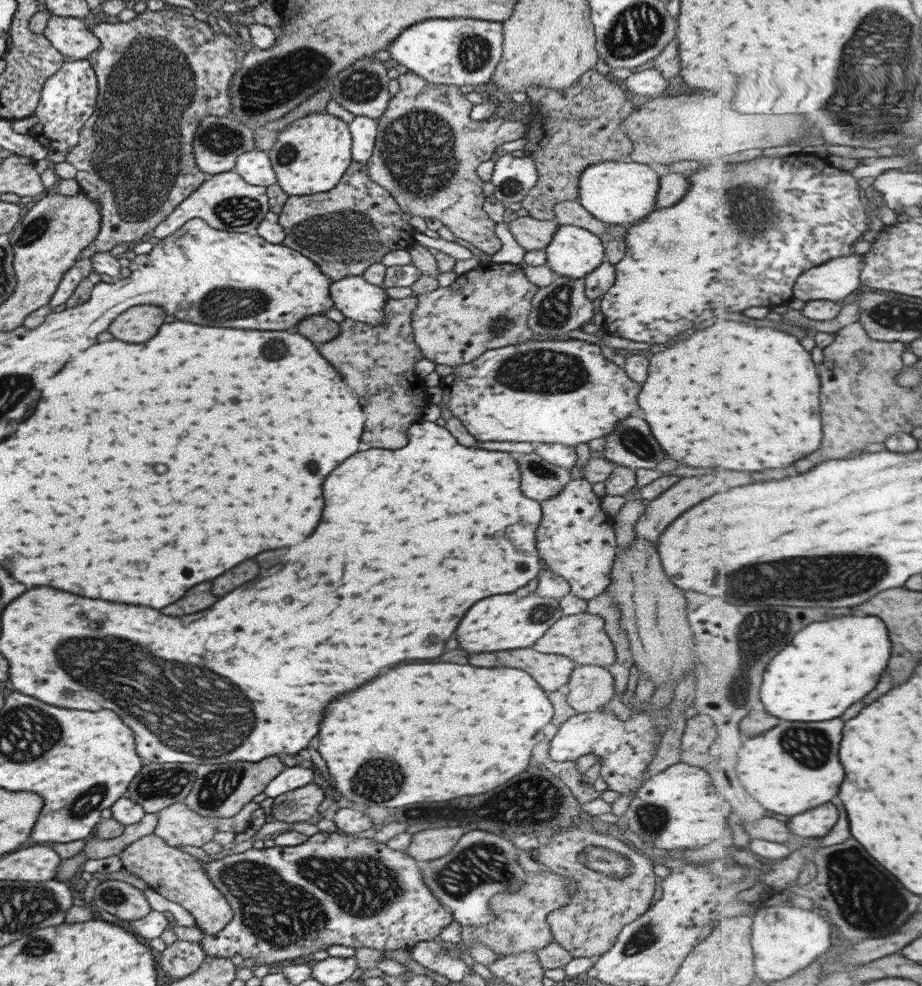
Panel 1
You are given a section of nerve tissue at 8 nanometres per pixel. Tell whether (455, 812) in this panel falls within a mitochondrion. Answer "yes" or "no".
no

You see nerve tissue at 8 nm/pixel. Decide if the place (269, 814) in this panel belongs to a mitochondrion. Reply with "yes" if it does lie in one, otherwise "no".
no

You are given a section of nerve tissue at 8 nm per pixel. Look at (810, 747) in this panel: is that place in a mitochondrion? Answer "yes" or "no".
yes

